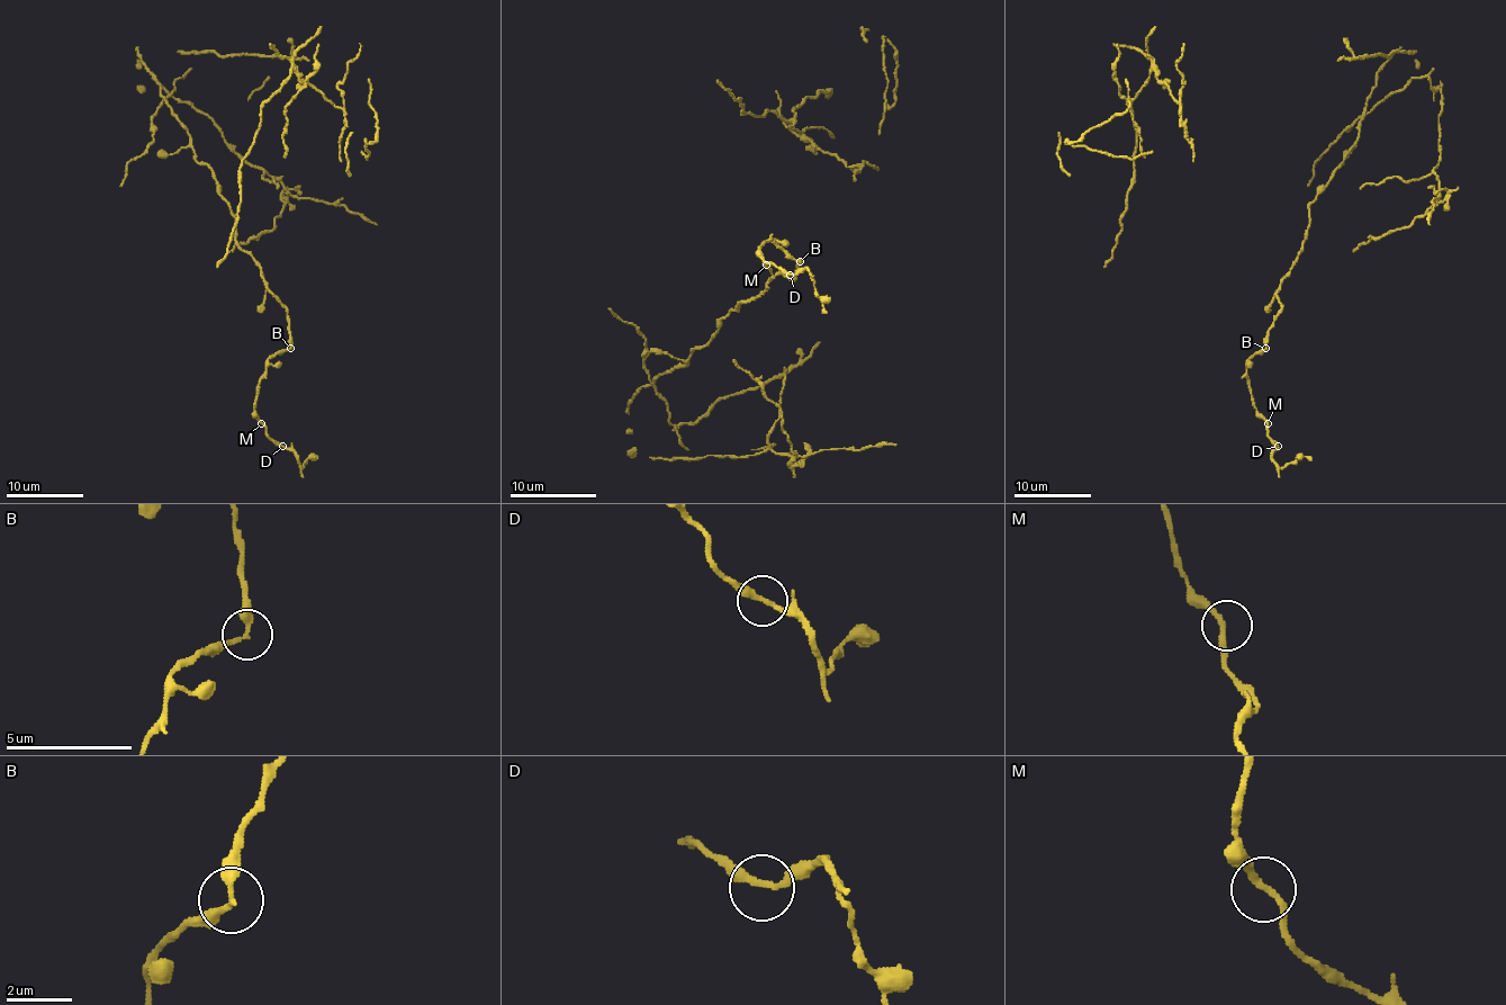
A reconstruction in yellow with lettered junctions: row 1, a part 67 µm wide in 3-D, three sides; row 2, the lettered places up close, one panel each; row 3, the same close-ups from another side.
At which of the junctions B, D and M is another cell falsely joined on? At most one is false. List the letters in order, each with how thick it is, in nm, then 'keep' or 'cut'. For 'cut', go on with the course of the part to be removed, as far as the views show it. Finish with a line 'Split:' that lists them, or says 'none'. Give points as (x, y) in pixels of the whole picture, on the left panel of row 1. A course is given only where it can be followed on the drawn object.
B: 240 nm thick; cut
D: 240 nm thick; keep
M: 200 nm thick; keep
Split: B

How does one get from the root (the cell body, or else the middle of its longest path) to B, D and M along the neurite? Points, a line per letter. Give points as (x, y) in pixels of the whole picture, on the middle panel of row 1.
B: (668, 416), (656, 379), (684, 366), (722, 319), (757, 297), (773, 277), (792, 279), (799, 262)
D: (668, 416), (656, 379), (684, 366), (773, 277), (794, 277), (799, 262), (766, 240), (759, 256), (790, 275)
M: (668, 416), (656, 379), (684, 366), (773, 277), (792, 279), (799, 262), (766, 240), (759, 247), (766, 265)

